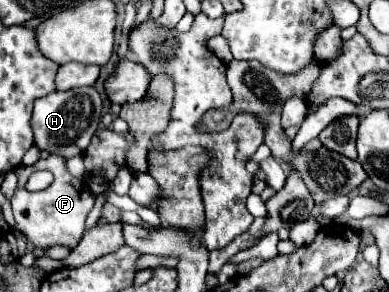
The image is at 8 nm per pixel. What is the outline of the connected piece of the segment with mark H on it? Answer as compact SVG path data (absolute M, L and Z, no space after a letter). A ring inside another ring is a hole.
M72 88L66 92L52 92L34 102L32 114L32 130L34 140L40 150L48 150L50 154L60 154L66 160L82 154L102 118L102 98L96 88Z

